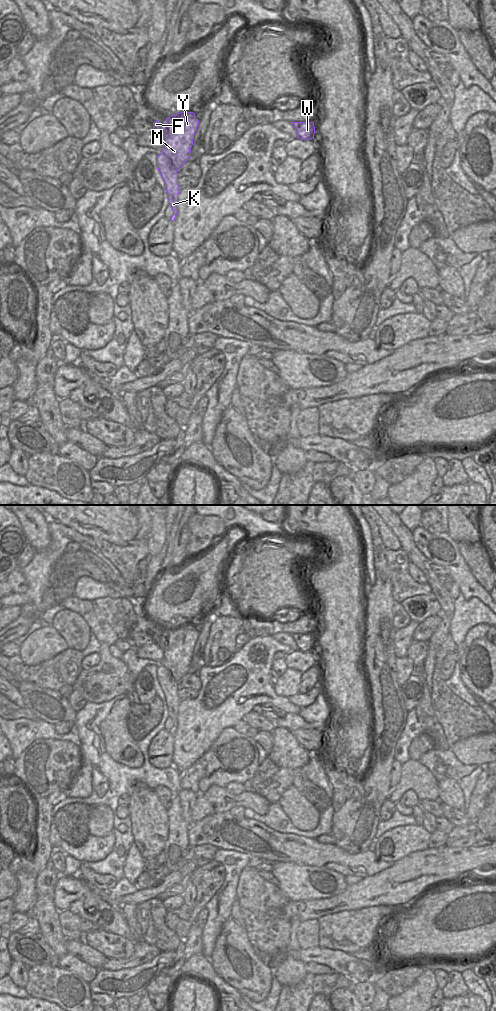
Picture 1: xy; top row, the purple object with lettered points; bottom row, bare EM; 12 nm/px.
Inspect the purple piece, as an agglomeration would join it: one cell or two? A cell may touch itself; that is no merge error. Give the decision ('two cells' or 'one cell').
two cells

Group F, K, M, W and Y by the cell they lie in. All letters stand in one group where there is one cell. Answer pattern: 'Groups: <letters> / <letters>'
Groups: F M W Y / K

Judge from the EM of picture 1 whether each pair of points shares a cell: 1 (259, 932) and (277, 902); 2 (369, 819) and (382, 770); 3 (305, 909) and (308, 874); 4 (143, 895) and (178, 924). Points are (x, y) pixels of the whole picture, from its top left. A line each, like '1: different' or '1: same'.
1: same
2: same
3: different
4: different

